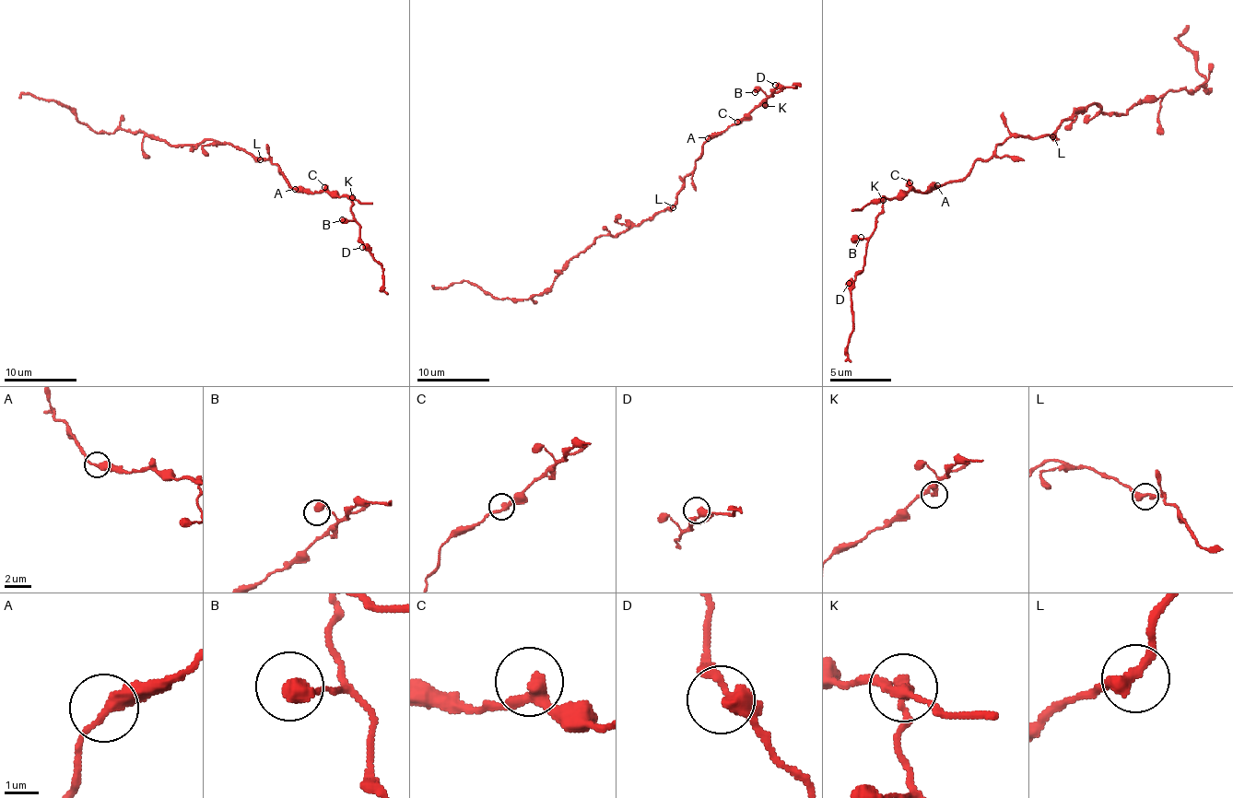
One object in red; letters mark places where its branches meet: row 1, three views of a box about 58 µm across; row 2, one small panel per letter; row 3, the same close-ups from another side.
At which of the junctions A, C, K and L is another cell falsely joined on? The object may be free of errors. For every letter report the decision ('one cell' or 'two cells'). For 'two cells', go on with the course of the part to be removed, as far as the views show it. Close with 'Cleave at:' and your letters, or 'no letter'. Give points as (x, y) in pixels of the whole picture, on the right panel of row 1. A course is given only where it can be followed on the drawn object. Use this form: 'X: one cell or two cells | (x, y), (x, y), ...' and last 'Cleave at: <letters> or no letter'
A: one cell
C: one cell
K: two cells | (882, 201), (875, 228), (866, 246), (863, 267), (854, 283), (849, 353), (851, 362)
L: one cell
Cleave at: K

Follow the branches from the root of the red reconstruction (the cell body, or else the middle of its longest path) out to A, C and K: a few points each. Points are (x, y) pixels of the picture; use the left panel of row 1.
A: (246, 152), (271, 159), (282, 172), (284, 180), (295, 189)
C: (246, 152), (271, 159), (293, 189), (317, 193), (324, 187)
K: (246, 152), (271, 159), (293, 189), (311, 193), (328, 191), (351, 197)

